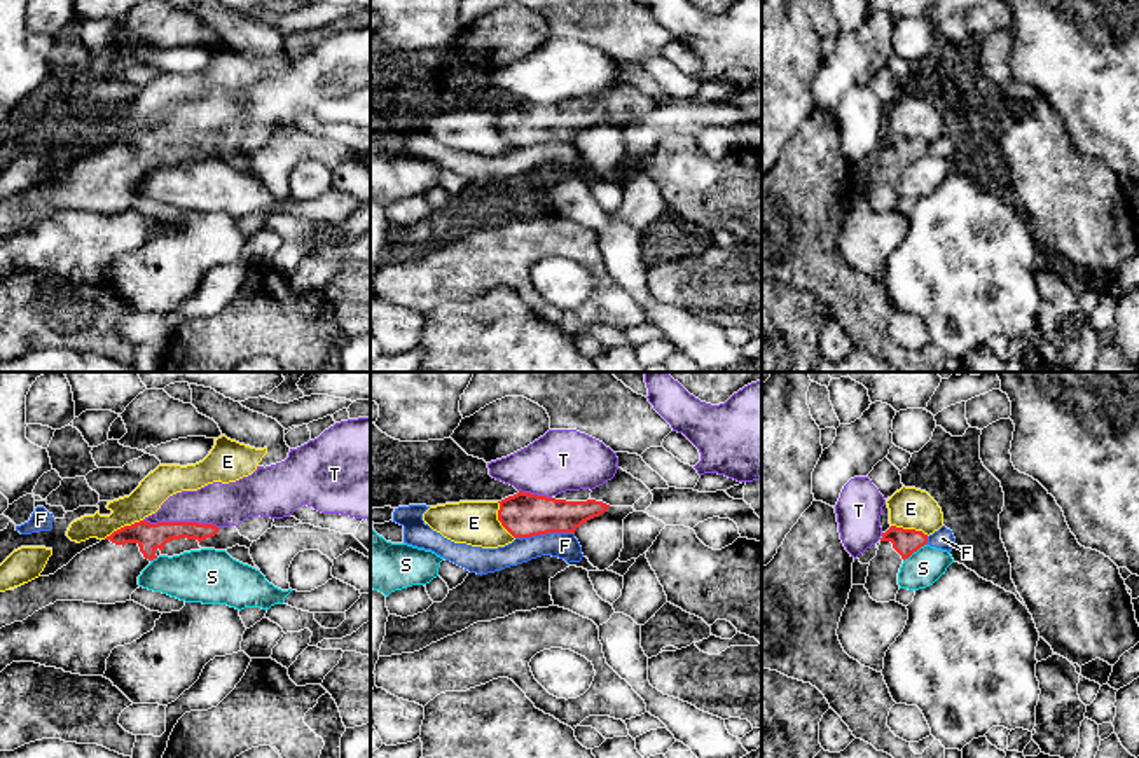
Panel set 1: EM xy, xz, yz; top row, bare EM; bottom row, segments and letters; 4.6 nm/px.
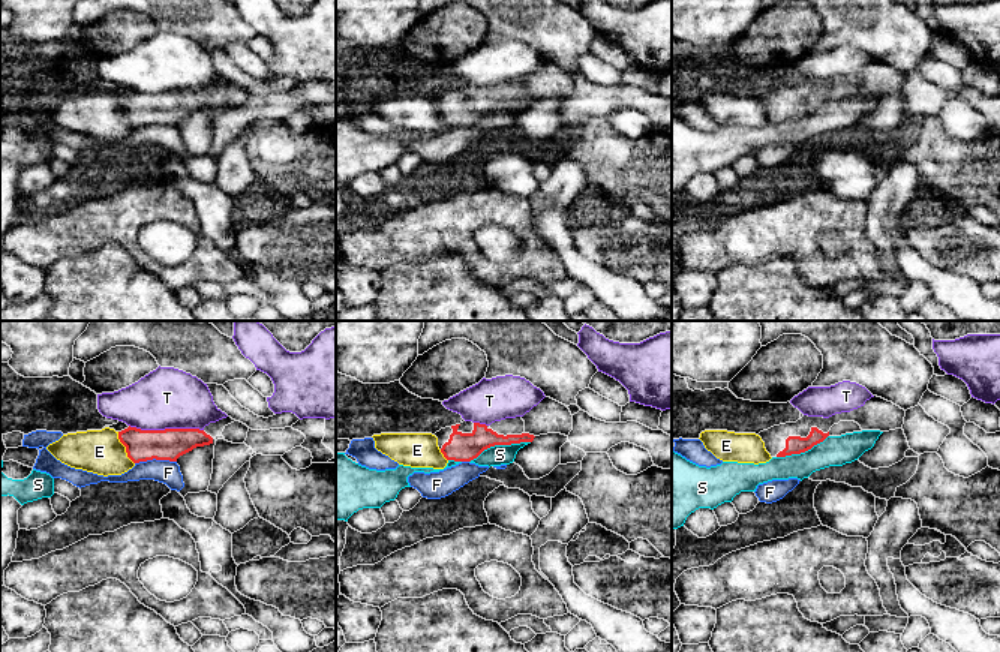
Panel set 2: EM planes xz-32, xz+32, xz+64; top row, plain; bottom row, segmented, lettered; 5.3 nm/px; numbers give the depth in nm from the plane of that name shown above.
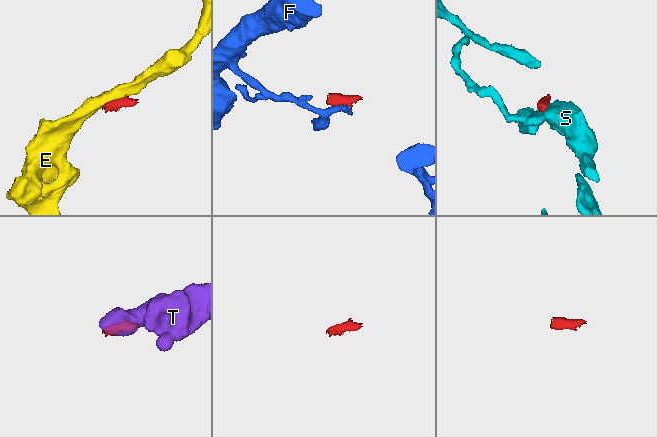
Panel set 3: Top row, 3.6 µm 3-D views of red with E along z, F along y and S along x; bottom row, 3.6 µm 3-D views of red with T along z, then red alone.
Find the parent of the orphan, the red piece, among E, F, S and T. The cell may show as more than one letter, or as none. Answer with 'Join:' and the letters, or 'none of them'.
Join: none of them

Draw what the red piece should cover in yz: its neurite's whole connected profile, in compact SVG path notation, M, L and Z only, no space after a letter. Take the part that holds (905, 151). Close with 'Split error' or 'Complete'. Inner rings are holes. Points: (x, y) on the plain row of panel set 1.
M891 134L882 141L877 164L870 169L865 197L877 211L896 210L898 182L905 168L928 152L928 143Z. Split error

